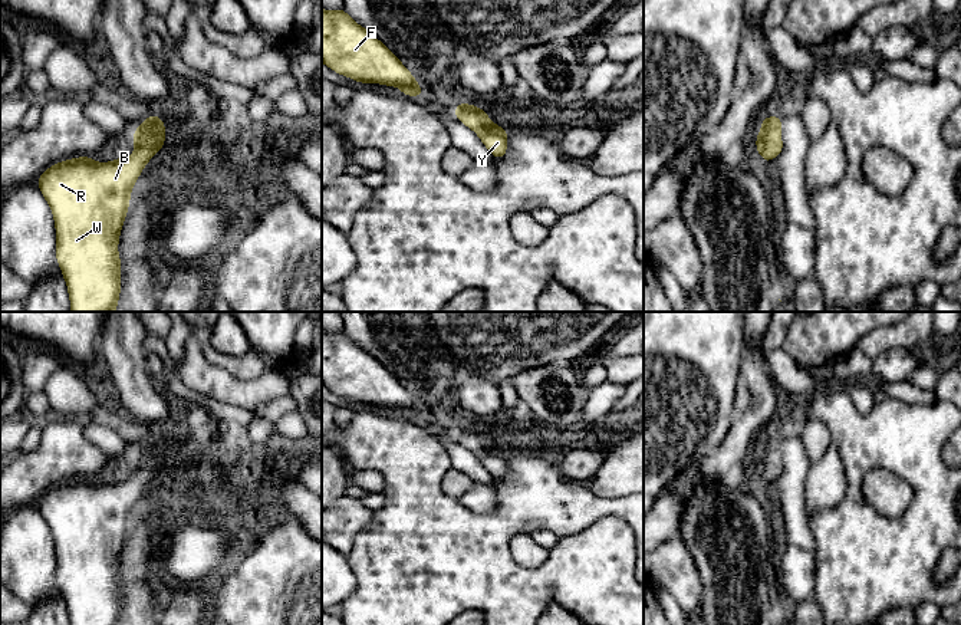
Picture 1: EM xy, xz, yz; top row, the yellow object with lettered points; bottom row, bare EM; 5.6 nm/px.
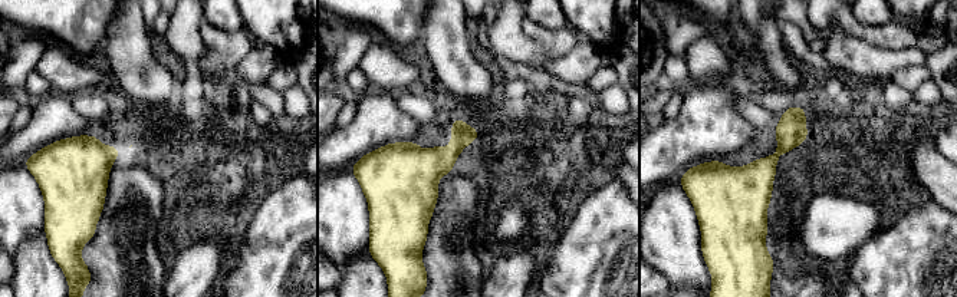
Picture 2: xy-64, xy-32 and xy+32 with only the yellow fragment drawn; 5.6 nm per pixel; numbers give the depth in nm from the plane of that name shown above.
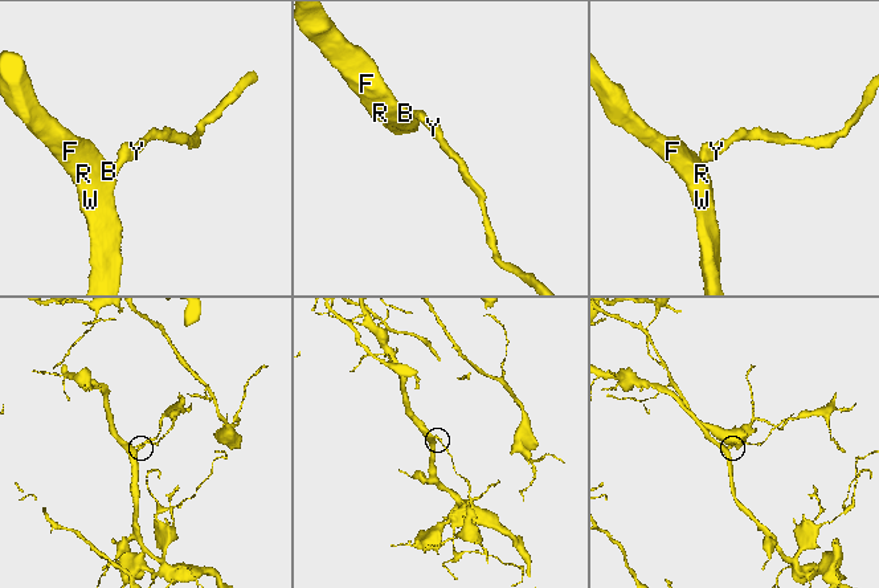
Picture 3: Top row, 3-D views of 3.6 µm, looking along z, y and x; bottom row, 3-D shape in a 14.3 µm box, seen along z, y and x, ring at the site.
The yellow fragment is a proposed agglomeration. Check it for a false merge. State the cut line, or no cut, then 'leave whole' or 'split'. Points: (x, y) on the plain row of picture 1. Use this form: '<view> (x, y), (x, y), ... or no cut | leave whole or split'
no cut | leave whole

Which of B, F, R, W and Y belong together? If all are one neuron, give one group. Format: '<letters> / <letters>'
B F R W Y

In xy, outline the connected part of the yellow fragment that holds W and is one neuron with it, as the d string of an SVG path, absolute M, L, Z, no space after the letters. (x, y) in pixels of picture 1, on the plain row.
M158 437L145 440L132 461L135 473L128 480L115 480L111 484L95 484L90 478L70 480L50 487L36 503L55 540L56 582L68 606L70 625L119 624L121 550L135 503L148 483L165 467L165 444Z

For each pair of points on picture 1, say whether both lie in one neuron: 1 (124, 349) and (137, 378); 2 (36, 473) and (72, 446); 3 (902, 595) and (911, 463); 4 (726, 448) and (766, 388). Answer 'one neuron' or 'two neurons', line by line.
1: one neuron
2: one neuron
3: one neuron
4: one neuron

